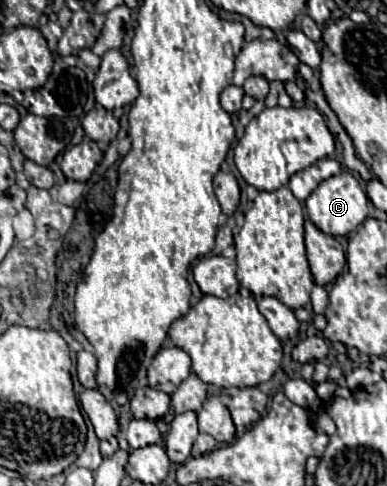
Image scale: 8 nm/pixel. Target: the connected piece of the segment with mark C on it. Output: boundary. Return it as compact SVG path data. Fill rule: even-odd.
M343 170L341 174L331 176L325 182L321 182L311 192L311 196L305 200L305 206L307 206L309 220L321 232L325 232L329 236L345 236L345 234L353 232L367 218L367 194L363 192L357 178L347 170Z

